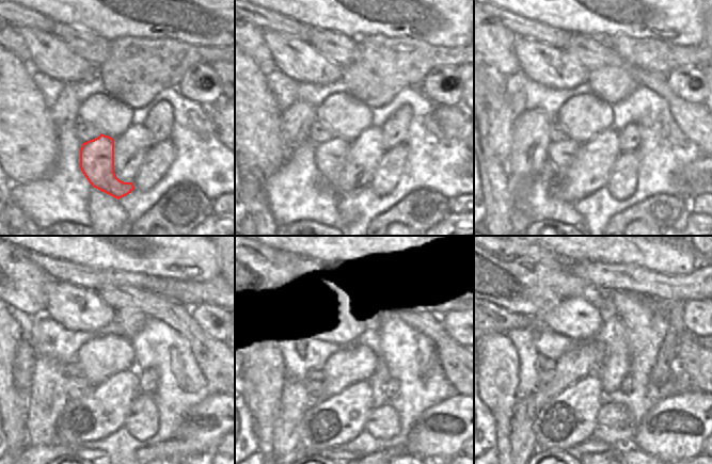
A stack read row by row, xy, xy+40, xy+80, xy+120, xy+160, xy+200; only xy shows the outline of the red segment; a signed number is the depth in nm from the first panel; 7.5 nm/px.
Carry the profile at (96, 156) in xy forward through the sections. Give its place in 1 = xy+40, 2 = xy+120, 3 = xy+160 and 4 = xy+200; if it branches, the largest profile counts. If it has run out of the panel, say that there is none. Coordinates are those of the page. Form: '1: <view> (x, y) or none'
1: xy+40 (330, 157)
2: xy+120 (77, 388)
3: xy+160 (313, 380)
4: xy+200 (544, 376)

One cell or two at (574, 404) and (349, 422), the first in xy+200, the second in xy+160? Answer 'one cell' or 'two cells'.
one cell

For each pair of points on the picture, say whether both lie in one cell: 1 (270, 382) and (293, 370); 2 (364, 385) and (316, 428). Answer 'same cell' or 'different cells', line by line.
1: different cells
2: same cell

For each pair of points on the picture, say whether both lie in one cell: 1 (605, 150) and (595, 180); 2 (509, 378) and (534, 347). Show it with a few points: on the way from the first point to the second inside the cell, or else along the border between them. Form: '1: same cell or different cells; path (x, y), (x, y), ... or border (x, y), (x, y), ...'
1: same cell; path (598, 158), (595, 161), (595, 173)
2: different cells; border (510, 341), (517, 352), (519, 363), (518, 389)

